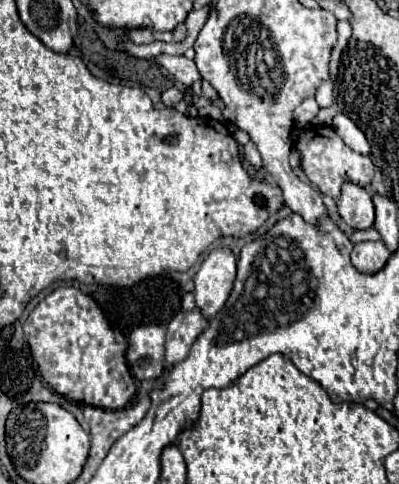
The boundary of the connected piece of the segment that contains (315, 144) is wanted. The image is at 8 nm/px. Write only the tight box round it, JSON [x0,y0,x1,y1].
[296,125,374,199]

